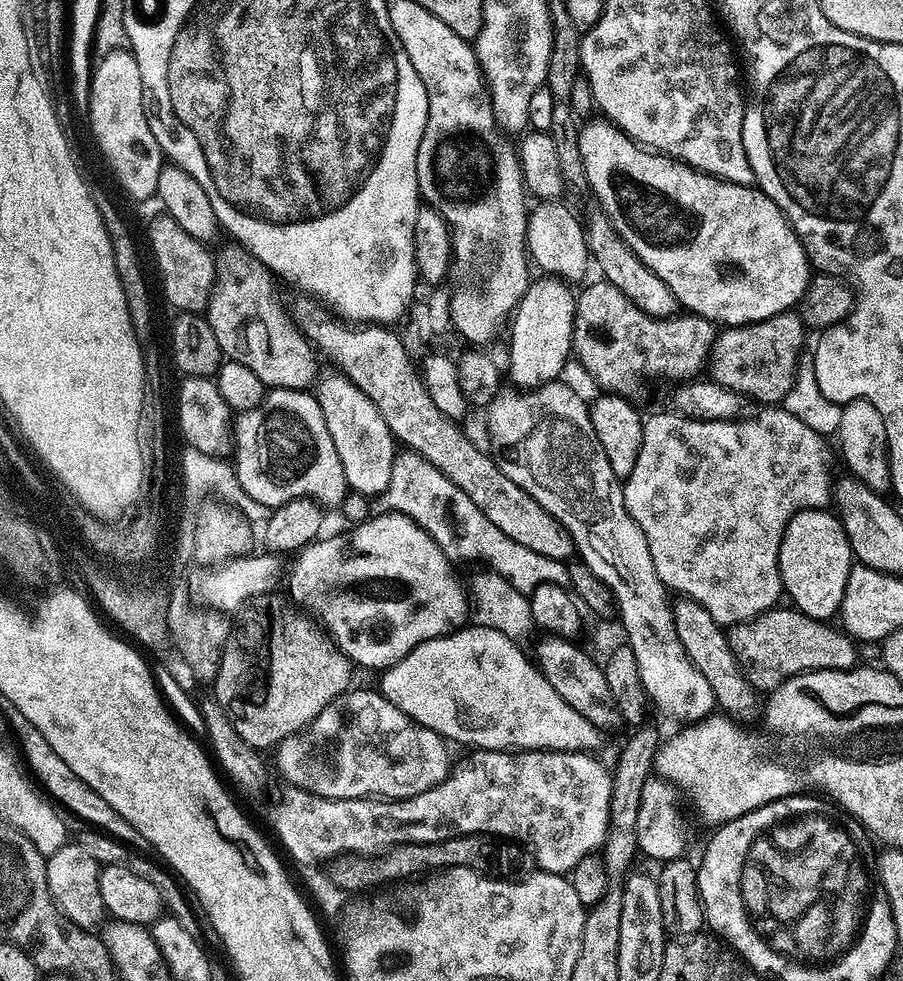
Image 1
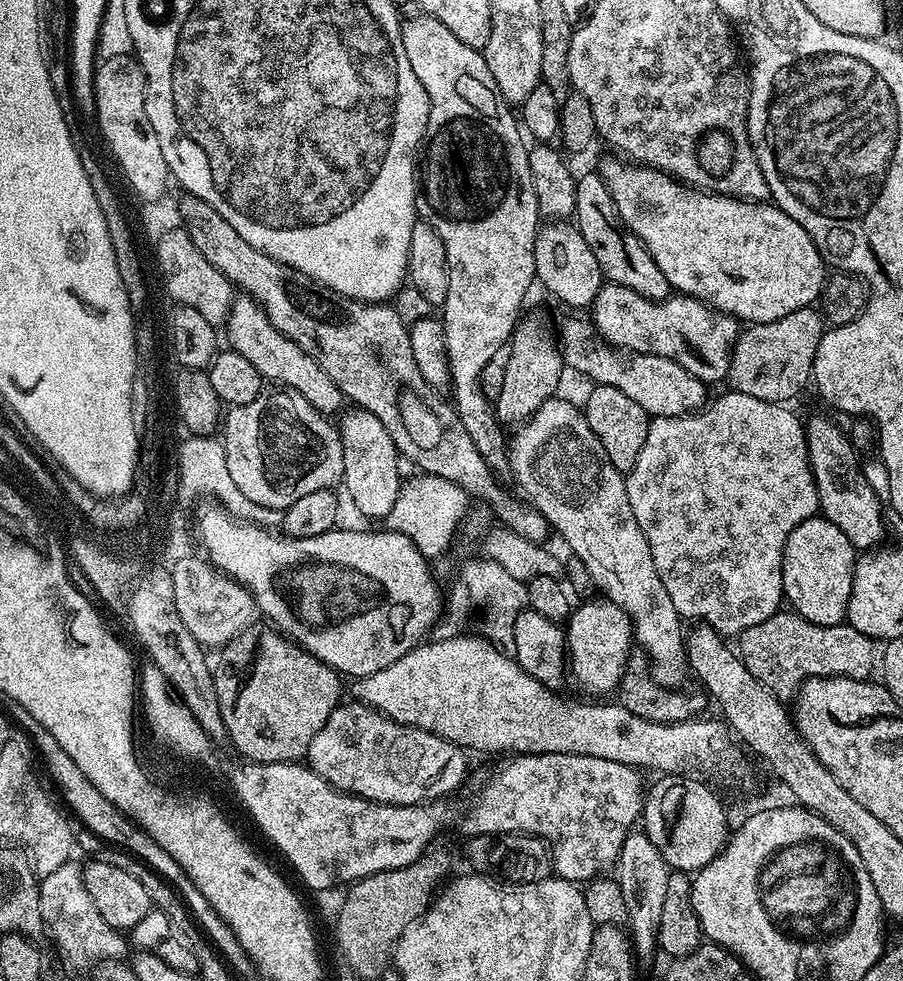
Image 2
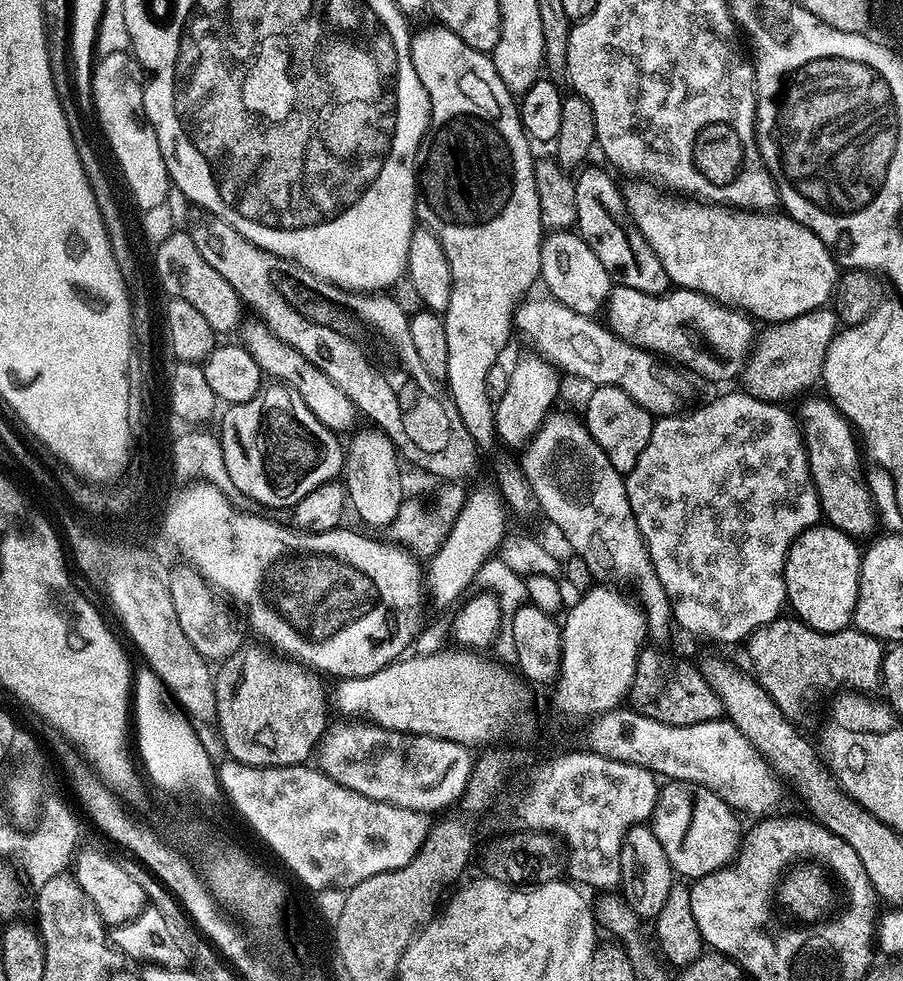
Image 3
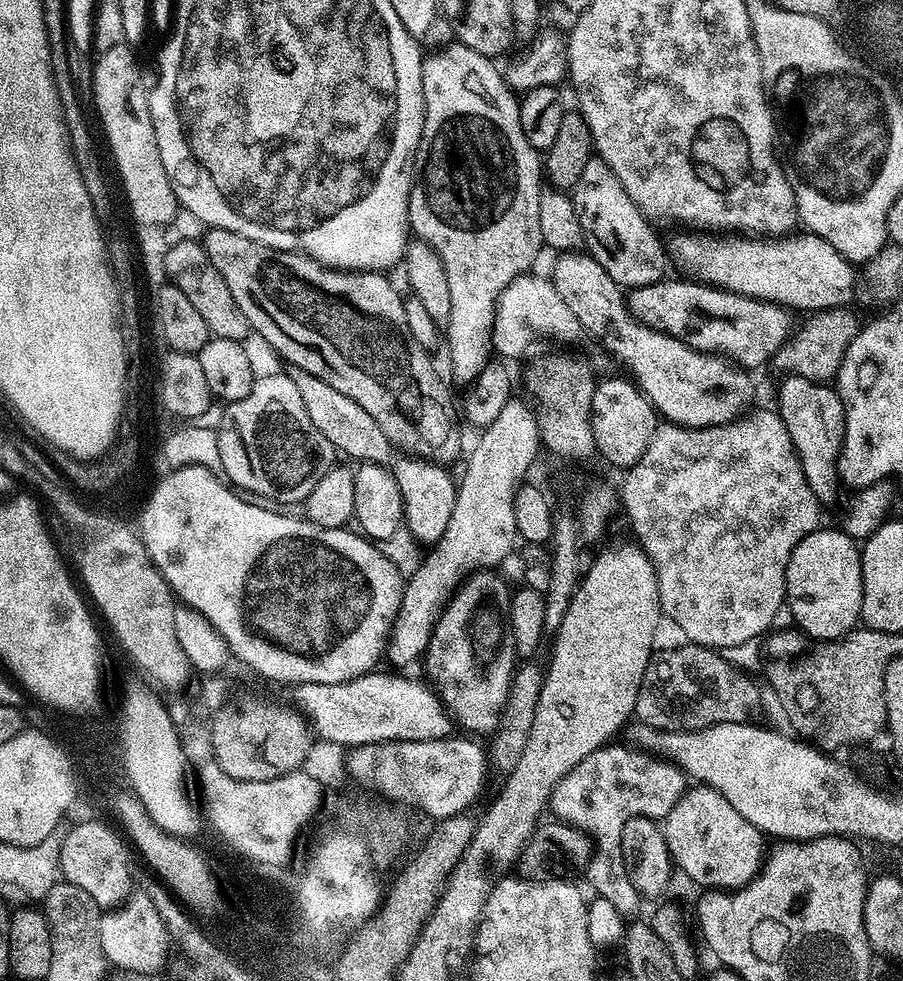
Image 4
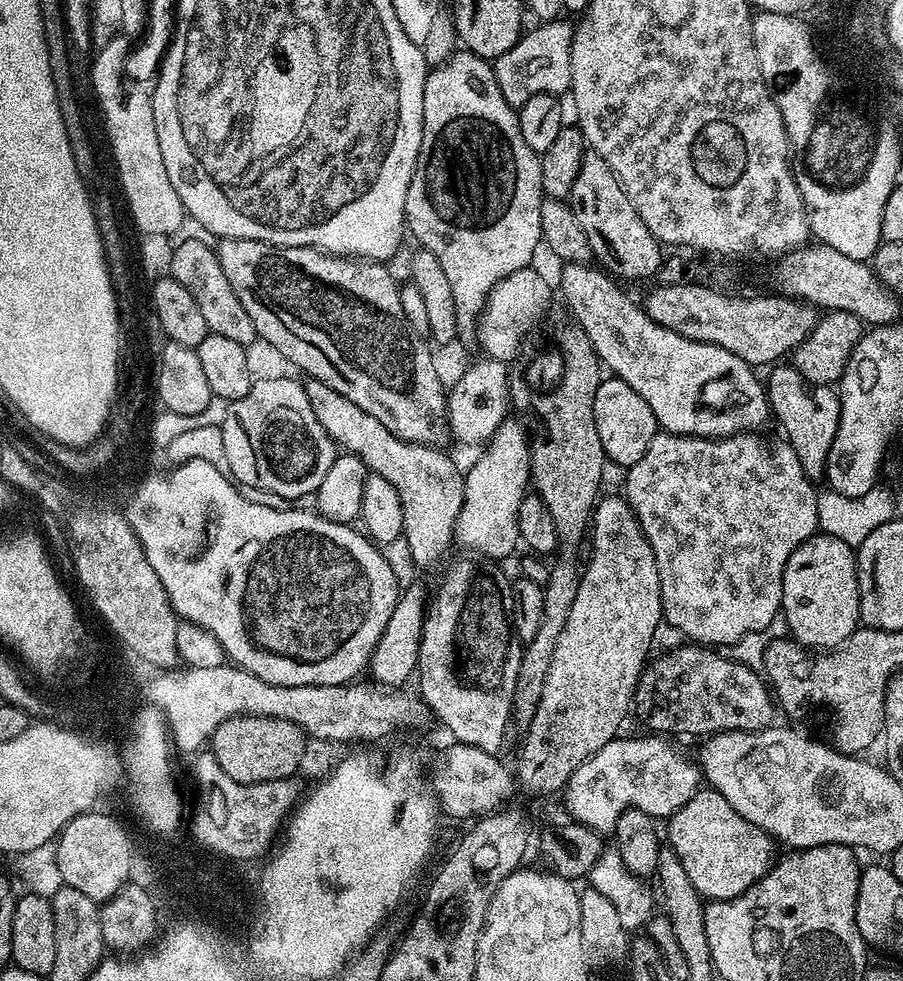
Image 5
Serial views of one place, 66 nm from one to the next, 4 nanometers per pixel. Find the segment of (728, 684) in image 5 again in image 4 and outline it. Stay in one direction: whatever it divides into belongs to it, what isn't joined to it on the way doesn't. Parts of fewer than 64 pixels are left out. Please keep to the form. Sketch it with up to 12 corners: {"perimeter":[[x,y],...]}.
{"perimeter":[[717,649],[653,651],[635,719],[663,732],[745,723],[753,677]]}

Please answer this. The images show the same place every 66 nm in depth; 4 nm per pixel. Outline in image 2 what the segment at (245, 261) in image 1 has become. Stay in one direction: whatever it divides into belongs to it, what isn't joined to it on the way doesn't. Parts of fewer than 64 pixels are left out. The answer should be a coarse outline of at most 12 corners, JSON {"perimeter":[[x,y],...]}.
{"perimeter":[[252,297],[233,299],[227,347],[325,414],[342,393]]}

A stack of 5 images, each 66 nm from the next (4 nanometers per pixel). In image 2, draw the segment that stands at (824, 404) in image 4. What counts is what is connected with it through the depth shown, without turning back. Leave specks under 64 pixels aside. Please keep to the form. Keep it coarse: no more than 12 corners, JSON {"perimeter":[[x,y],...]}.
{"perimeter":[[806,420],[818,512],[872,550],[884,512],[848,436]]}

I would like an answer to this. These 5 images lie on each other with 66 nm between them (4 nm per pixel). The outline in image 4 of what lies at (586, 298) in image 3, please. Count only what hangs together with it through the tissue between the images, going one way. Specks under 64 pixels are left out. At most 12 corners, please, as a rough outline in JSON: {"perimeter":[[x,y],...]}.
{"perimeter":[[587,251],[550,279],[665,421],[727,424],[747,371],[634,319]]}

